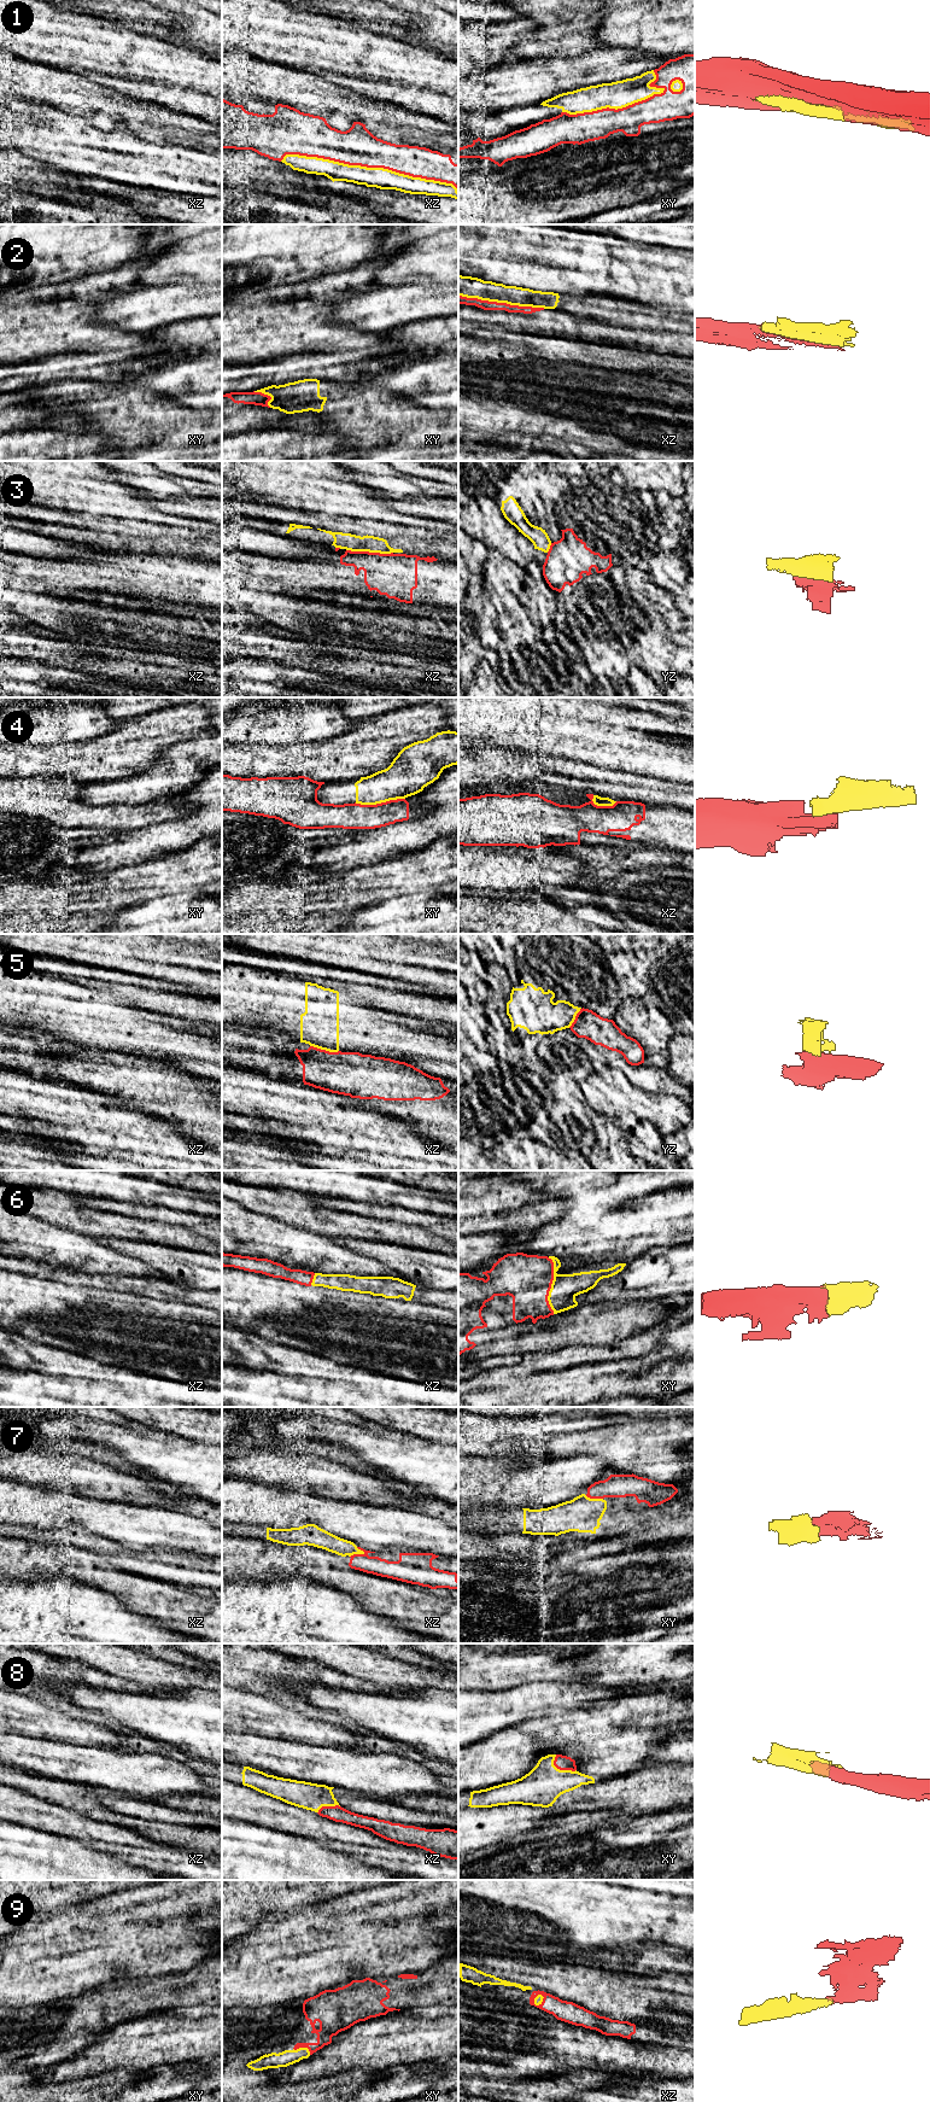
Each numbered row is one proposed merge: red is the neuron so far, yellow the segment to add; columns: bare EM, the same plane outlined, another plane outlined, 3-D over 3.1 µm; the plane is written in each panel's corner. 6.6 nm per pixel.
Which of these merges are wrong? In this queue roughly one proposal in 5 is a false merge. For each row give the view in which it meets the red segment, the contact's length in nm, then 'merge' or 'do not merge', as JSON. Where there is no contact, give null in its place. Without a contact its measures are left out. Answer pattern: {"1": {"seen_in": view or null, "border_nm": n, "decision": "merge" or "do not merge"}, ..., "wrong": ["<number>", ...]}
{"1": {"seen_in": "xz", "border_nm": 1200, "decision": "merge"}, "2": {"seen_in": "xz", "border_nm": 600, "decision": "do not merge"}, "3": {"seen_in": "xz", "border_nm": 320, "decision": "do not merge"}, "4": {"seen_in": "xy", "border_nm": 340, "decision": "do not merge"}, "5": {"seen_in": "xz", "border_nm": 200, "decision": "do not merge"}, "6": {"seen_in": "xy", "border_nm": 380, "decision": "merge"}, "7": {"seen_in": "xz", "border_nm": 110, "decision": "merge"}, "8": {"seen_in": "xy", "border_nm": 180, "decision": "merge"}, "9": {"seen_in": "xy", "border_nm": 130, "decision": "merge"}, "wrong": ["2", "3", "4", "5"]}

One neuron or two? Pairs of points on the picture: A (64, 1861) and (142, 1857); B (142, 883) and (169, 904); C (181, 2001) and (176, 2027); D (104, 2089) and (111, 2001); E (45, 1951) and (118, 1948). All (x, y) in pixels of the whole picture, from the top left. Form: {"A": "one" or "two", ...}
{"A": "two", "B": "two", "C": "two", "D": "two", "E": "one"}

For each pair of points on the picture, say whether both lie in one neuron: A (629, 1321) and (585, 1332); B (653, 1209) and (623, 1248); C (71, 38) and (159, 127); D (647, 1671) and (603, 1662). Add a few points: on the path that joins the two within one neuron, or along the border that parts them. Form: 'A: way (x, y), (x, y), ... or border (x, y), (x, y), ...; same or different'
A: way (618, 1321), (596, 1324); same
B: way (644, 1219), (625, 1238); same
C: border (101, 85), (106, 85), (136, 99), (156, 103); different
D: way (636, 1662), (614, 1662); same

